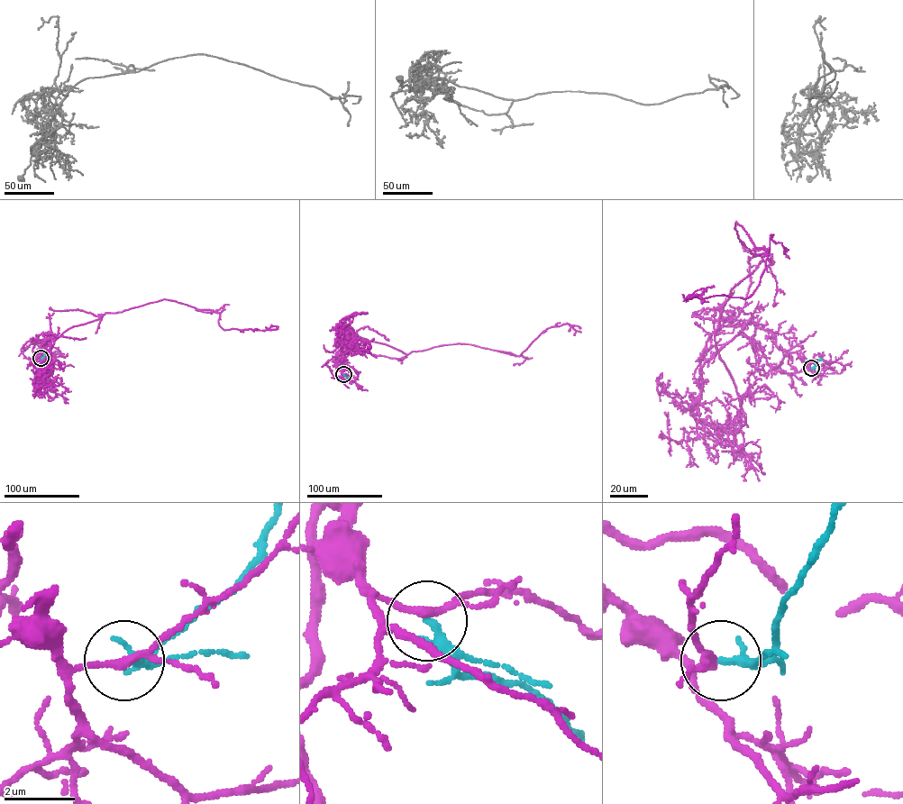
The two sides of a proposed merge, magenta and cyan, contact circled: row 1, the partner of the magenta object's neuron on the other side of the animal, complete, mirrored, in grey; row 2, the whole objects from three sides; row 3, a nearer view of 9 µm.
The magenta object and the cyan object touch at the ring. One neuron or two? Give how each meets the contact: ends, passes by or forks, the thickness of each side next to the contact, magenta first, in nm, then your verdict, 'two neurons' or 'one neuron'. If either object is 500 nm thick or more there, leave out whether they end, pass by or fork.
magenta forks there; cyan passes by; 170 nm thick on the magenta side, 190 nm on the other; one neuron

